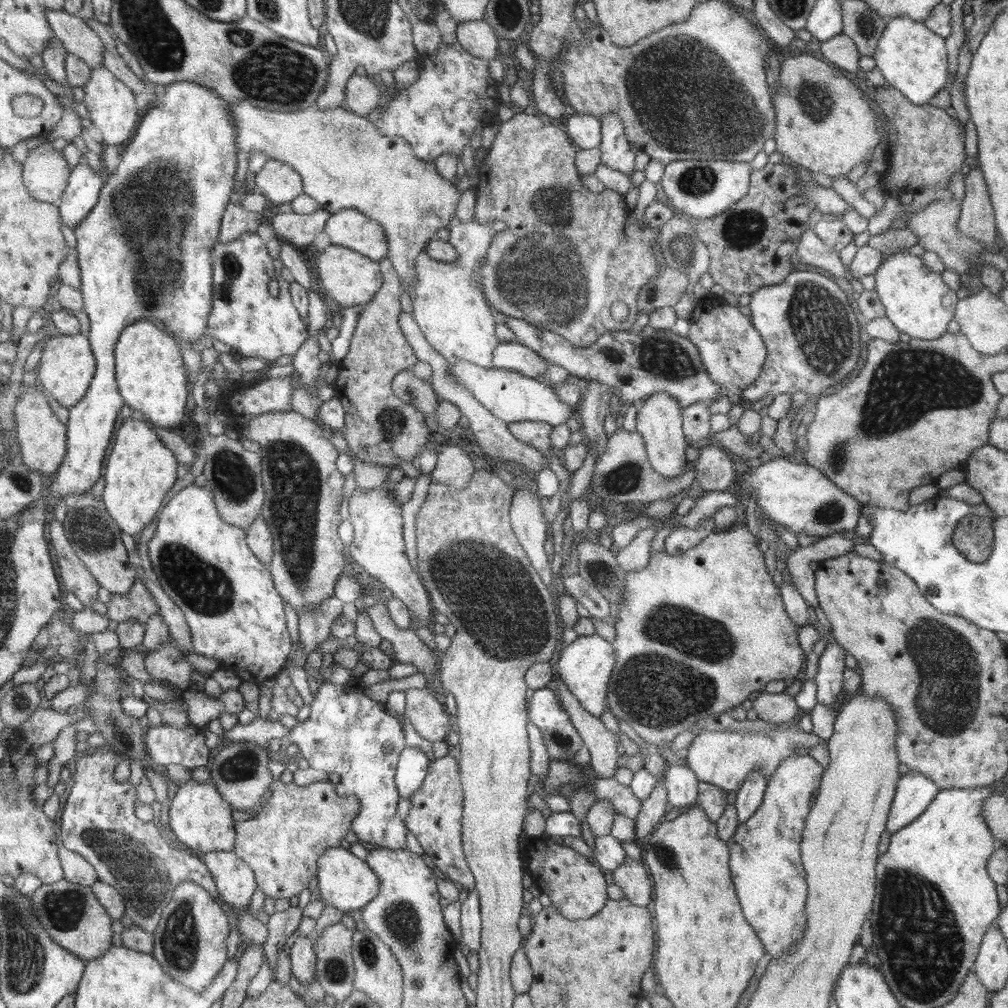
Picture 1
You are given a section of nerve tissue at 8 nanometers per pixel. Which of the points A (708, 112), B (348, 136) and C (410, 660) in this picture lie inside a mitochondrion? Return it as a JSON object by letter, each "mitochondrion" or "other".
{"A":"mitochondrion","B":"mitochondrion","C":"other"}

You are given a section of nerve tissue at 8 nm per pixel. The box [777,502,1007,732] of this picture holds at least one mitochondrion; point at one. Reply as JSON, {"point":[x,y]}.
{"point":[972,538]}

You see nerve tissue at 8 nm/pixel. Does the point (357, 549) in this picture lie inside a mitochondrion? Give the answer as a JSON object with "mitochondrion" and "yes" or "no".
{"mitochondrion":"no"}

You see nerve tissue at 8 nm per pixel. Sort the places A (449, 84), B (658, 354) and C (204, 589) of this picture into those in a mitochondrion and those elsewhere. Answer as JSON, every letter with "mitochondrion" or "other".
{"A":"other","B":"mitochondrion","C":"mitochondrion"}

